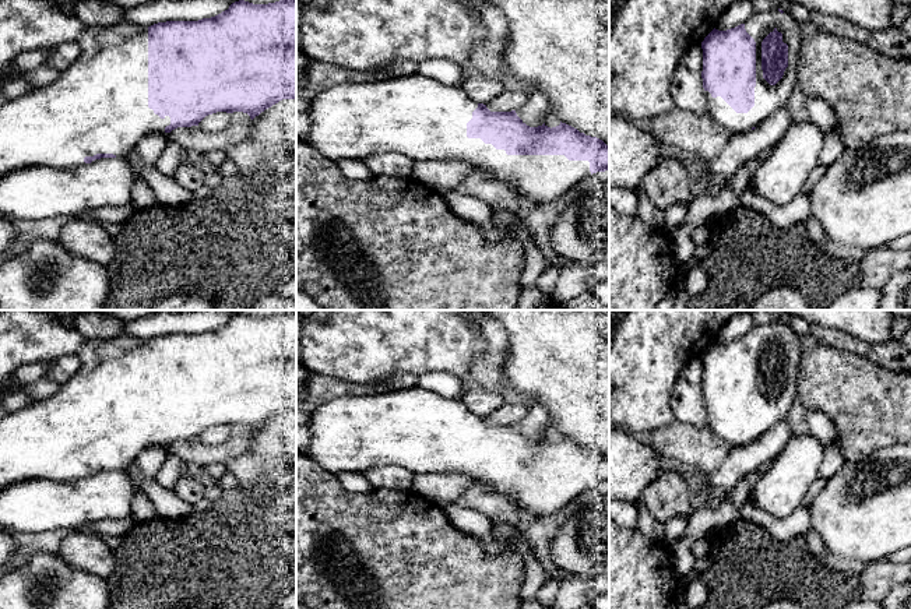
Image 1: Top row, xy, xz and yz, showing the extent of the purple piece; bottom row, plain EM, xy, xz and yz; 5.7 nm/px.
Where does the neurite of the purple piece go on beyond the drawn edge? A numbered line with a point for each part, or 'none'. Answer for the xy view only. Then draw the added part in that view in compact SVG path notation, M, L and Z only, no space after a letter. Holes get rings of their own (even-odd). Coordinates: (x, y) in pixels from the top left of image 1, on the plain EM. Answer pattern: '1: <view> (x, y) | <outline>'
1: xy (99, 418) | M126 334L108 339L89 338L75 355L80 359L78 372L60 384L53 395L35 399L0 420L0 492L29 479L74 482L85 476L85 469L96 467L113 467L127 474L127 468L143 450L165 446L165 440L170 437L169 429L161 432L148 420L148 339ZM131 476L130 479L133 486L140 489L138 480Z

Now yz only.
1: yz (769, 411) | M771 324L753 325L745 335L746 345L756 355L756 399L755 419L748 426L736 426L721 409L713 411L704 404L707 430L711 436L734 446L746 446L761 437L775 423L788 419L788 413L798 398L798 377L801 366L801 337L789 325ZM777 342L782 355L788 358L788 380L782 391L770 398L763 391L761 355Z

